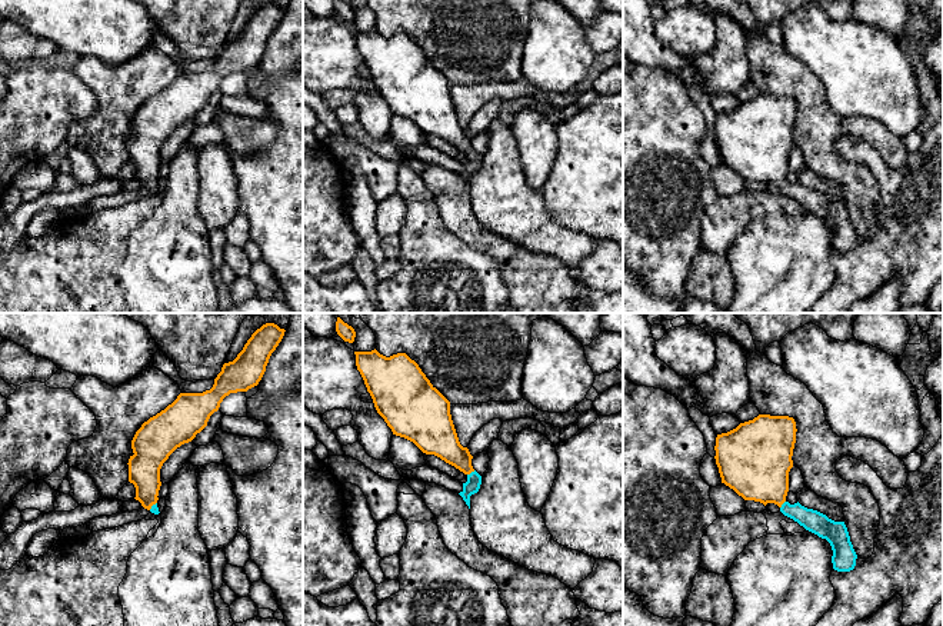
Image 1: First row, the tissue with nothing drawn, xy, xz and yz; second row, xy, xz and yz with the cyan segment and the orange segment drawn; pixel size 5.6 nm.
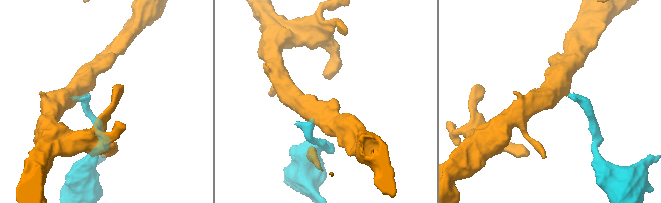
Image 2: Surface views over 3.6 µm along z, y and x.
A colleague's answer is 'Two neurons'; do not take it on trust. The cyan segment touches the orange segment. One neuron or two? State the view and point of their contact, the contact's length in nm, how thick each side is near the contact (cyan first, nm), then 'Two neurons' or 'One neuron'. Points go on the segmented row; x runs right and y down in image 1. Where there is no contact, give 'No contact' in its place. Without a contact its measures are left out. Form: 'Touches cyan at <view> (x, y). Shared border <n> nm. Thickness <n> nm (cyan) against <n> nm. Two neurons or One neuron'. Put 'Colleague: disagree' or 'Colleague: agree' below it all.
Touches cyan at xz (472, 472). Shared border 50 nm. Thickness 90 nm (cyan) against 180 nm. One neuron
Colleague: disagree

